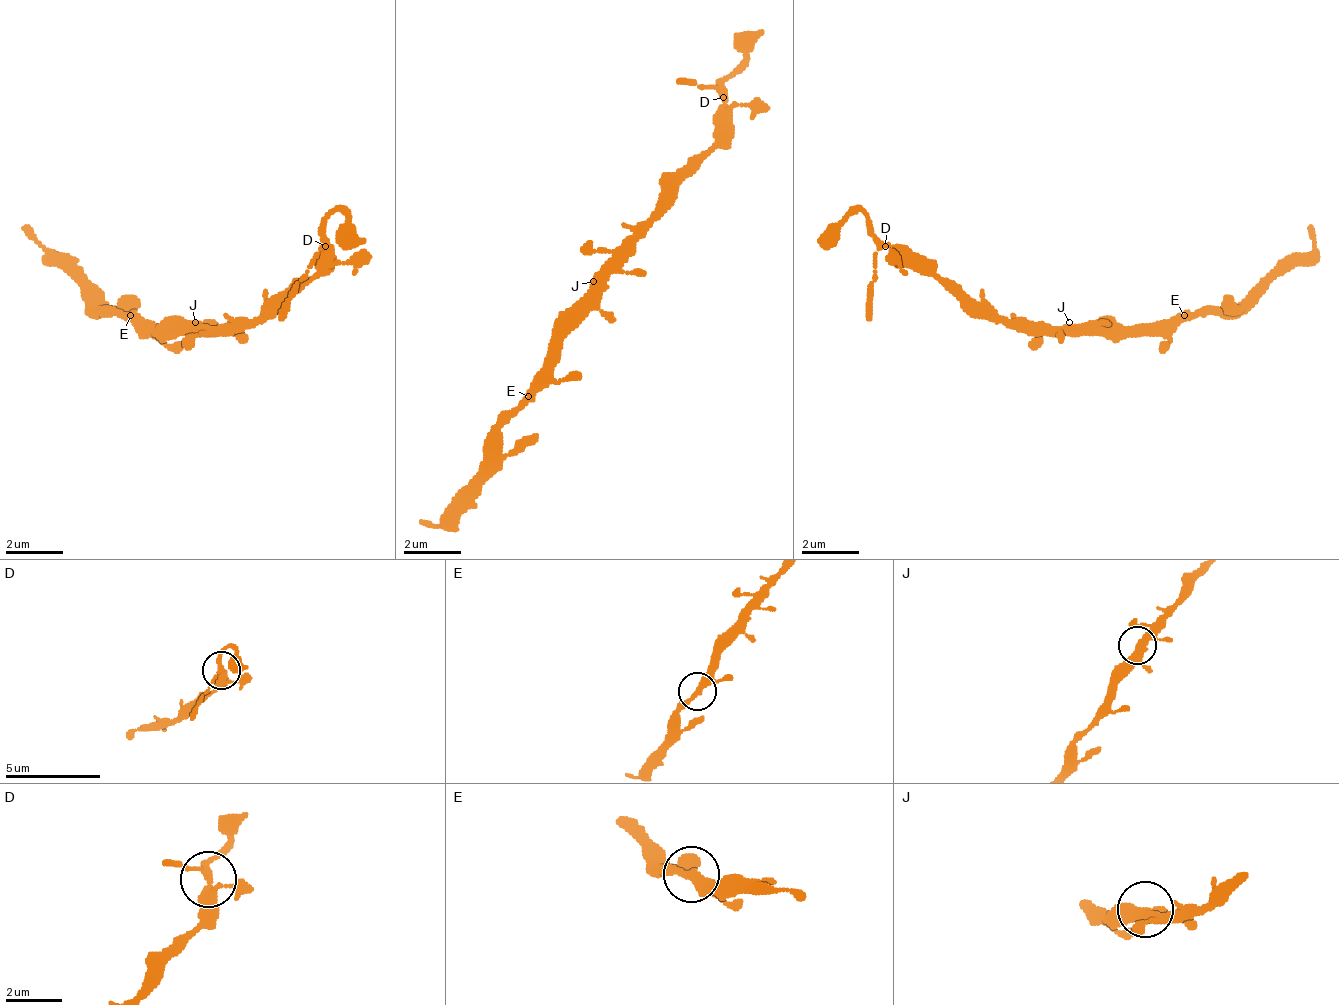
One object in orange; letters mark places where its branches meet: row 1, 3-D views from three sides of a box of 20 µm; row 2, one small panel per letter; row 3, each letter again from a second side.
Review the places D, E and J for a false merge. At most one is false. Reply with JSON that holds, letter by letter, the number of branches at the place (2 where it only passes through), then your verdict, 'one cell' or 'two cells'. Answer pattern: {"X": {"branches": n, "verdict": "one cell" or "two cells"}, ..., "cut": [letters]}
{"D": {"branches": 4, "verdict": "two cells"}, "E": {"branches": 3, "verdict": "one cell"}, "J": {"branches": 4, "verdict": "one cell"}, "cut": ["D"]}

